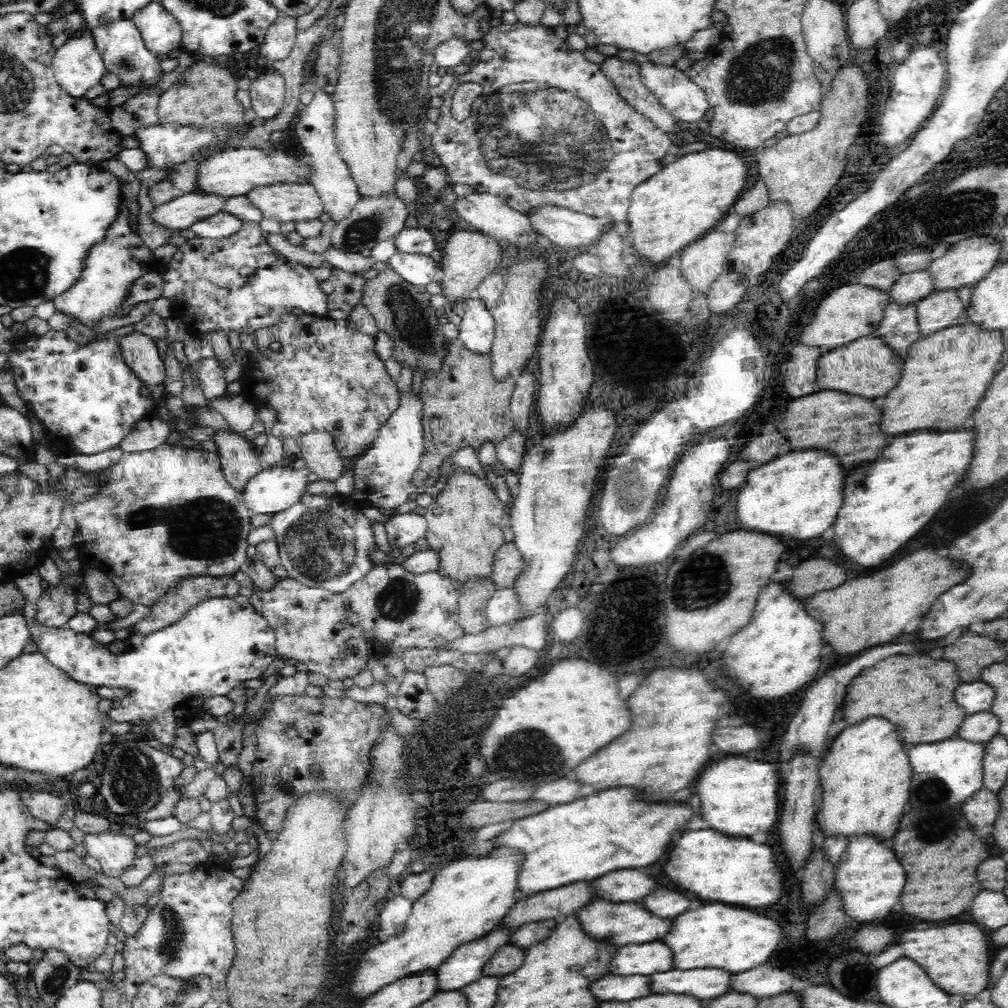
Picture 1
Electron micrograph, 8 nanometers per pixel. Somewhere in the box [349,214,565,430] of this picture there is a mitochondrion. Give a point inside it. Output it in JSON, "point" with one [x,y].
{"point":[411,320]}

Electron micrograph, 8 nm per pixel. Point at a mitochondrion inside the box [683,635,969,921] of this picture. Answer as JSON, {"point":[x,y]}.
{"point":[927,792]}

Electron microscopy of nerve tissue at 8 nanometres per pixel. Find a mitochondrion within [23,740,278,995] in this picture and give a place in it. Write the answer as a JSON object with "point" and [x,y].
{"point":[136,780]}

